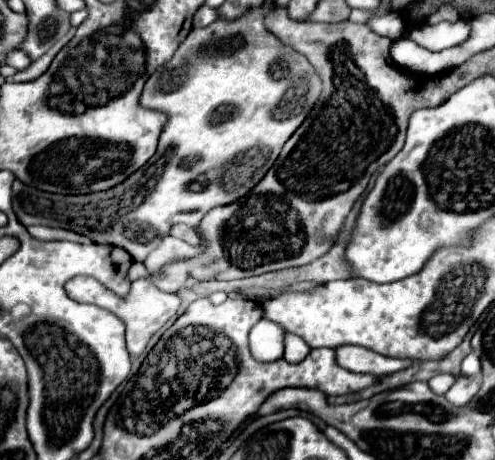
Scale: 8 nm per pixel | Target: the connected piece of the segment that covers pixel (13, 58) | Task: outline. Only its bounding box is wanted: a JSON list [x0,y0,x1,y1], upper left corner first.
[7,51,31,69]

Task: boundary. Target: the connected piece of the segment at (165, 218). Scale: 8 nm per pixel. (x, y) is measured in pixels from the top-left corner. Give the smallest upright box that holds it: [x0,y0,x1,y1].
[13,5,321,261]

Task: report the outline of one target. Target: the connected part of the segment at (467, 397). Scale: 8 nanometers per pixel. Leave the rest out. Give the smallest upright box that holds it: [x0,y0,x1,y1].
[447,377,479,407]

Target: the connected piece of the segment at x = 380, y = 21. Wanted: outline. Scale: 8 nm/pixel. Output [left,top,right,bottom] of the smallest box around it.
[369,17,405,39]

